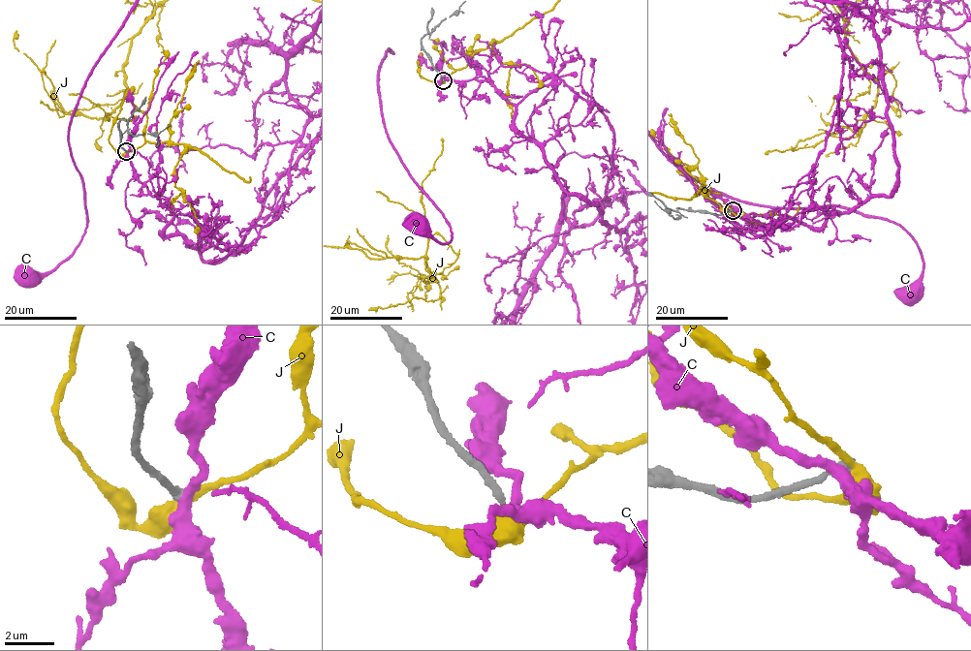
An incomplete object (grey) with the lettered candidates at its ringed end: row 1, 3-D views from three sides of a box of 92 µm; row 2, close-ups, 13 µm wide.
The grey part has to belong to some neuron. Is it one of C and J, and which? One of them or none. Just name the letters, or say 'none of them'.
none of them

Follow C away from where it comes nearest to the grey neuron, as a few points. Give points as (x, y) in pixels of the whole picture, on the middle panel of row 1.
C: (443, 78), (598, 104), (608, 202), (566, 216), (552, 80), (389, 48), (388, 139), (451, 241), (416, 223)

